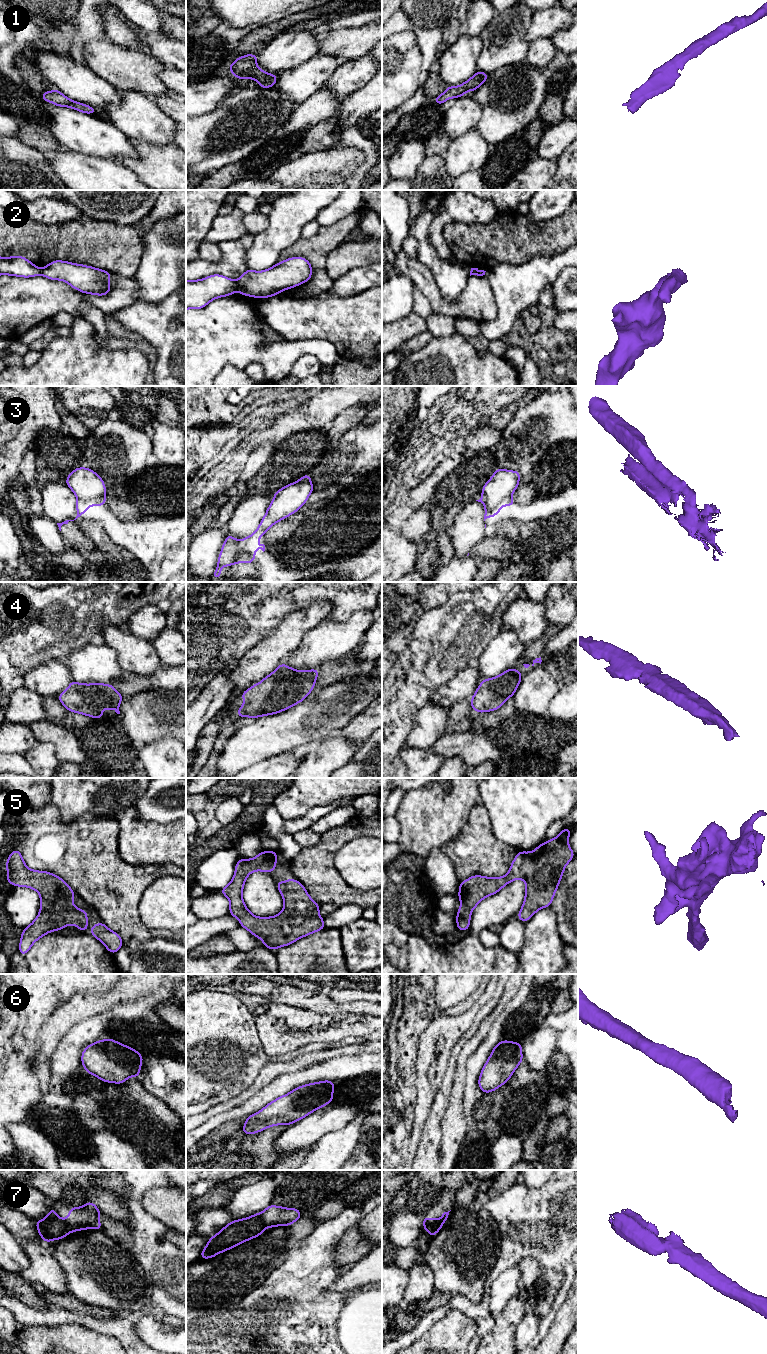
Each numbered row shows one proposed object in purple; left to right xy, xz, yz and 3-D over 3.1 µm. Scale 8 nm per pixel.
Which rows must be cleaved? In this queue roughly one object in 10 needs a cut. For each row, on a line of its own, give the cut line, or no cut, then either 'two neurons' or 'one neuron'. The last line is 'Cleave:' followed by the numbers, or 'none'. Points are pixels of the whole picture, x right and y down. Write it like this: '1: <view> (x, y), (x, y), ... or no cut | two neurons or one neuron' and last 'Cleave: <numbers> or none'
1: no cut | one neuron
2: no cut | one neuron
3: no cut | one neuron
4: no cut | one neuron
5: no cut | one neuron
6: no cut | one neuron
7: no cut | one neuron
Cleave: none

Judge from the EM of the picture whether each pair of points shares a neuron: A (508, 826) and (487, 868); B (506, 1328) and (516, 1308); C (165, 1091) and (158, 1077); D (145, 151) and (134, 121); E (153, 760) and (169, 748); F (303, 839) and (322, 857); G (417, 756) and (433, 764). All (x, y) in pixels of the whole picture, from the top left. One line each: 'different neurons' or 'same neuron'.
A: different neurons
B: same neuron
C: same neuron
D: different neurons
E: same neuron
F: different neurons
G: same neuron

